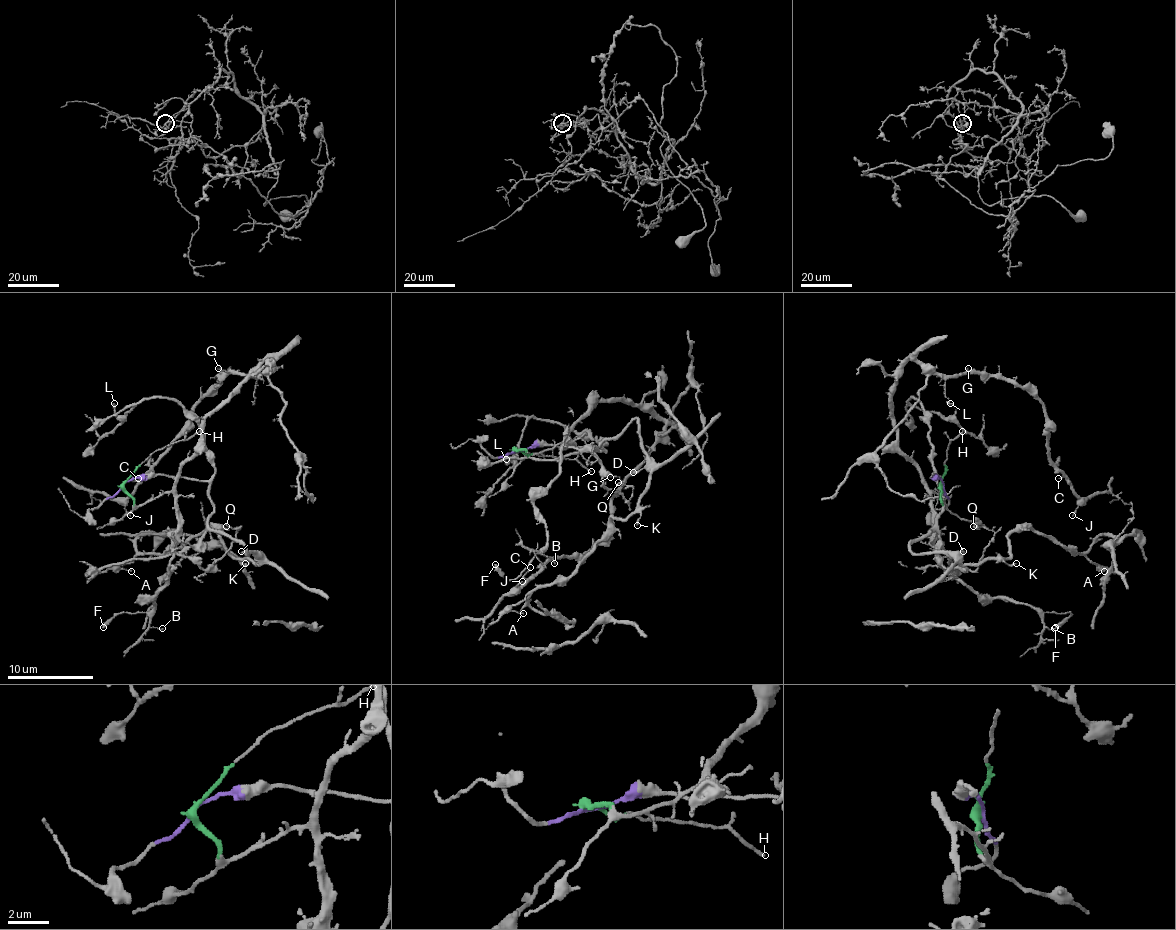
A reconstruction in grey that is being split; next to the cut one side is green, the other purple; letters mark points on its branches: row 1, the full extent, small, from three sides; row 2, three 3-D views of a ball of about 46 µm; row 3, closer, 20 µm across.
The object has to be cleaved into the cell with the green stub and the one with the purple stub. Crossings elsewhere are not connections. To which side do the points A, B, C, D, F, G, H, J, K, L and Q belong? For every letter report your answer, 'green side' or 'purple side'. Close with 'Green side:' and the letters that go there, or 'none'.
A: purple side
B: green side
C: green side
D: purple side
F: green side
G: green side
H: green side
J: green side
K: purple side
L: purple side
Q: green side
Green side: B, C, F, G, H, J, Q

